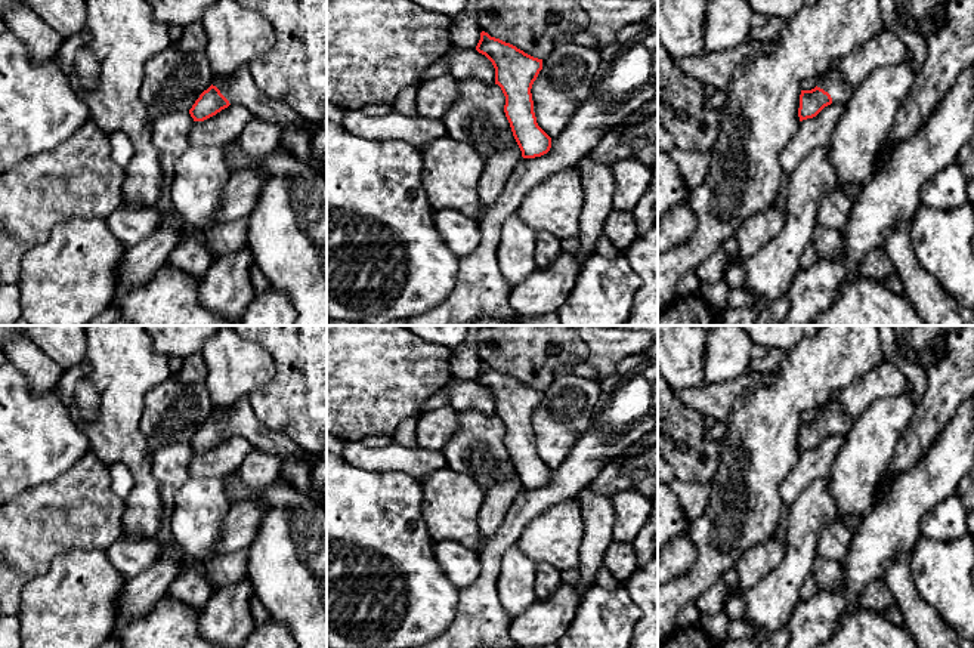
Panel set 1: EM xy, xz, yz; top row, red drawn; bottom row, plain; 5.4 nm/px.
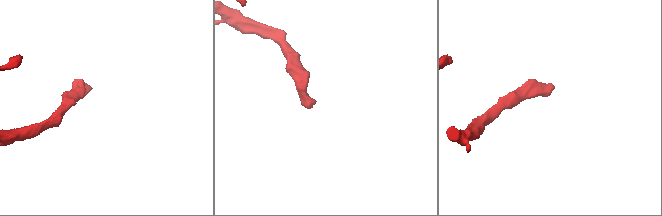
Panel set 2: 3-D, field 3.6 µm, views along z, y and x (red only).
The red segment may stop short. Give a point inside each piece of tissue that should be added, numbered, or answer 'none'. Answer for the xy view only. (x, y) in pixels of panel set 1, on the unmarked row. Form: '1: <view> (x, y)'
1: xy (240, 420)

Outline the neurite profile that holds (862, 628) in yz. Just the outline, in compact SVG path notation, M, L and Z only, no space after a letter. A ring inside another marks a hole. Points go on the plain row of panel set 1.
M859 608L840 618L835 633L817 648L919 648L913 635L903 626L893 624L884 614Z

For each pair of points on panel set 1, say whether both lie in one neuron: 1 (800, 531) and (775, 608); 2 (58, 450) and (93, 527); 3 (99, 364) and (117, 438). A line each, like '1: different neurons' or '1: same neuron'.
1: same neuron
2: different neurons
3: same neuron

